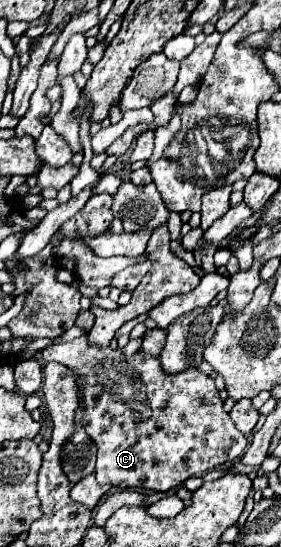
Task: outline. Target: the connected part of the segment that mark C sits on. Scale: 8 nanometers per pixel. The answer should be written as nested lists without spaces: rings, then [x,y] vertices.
[[[78,337],[66,343],[56,343],[42,349],[44,361],[56,361],[68,367],[78,385],[78,397],[84,405],[82,425],[88,437],[98,447],[96,461],[96,479],[98,483],[108,483],[118,487],[120,483],[132,489],[144,491],[170,491],[184,483],[188,477],[202,477],[206,471],[212,471],[220,465],[234,463],[242,457],[248,441],[234,427],[228,413],[222,409],[220,393],[214,387],[214,379],[200,373],[196,367],[190,371],[164,375],[158,357],[136,351],[130,359],[122,349],[112,347],[94,347],[86,337]]]

